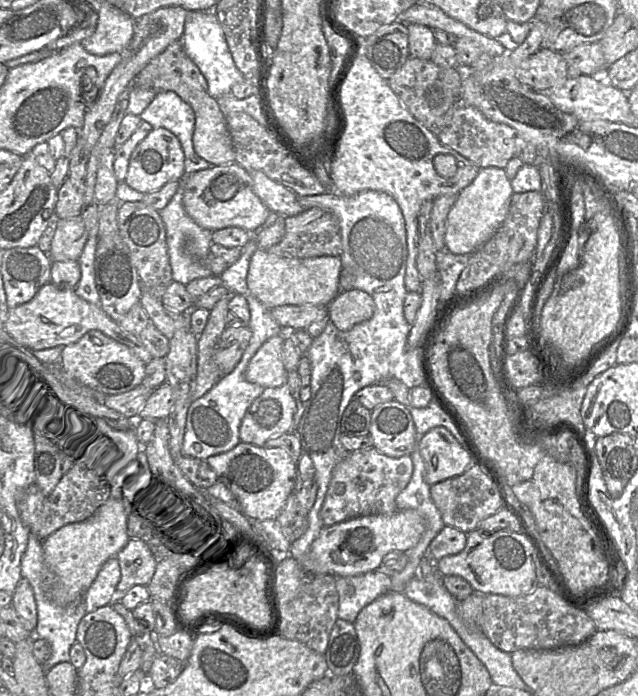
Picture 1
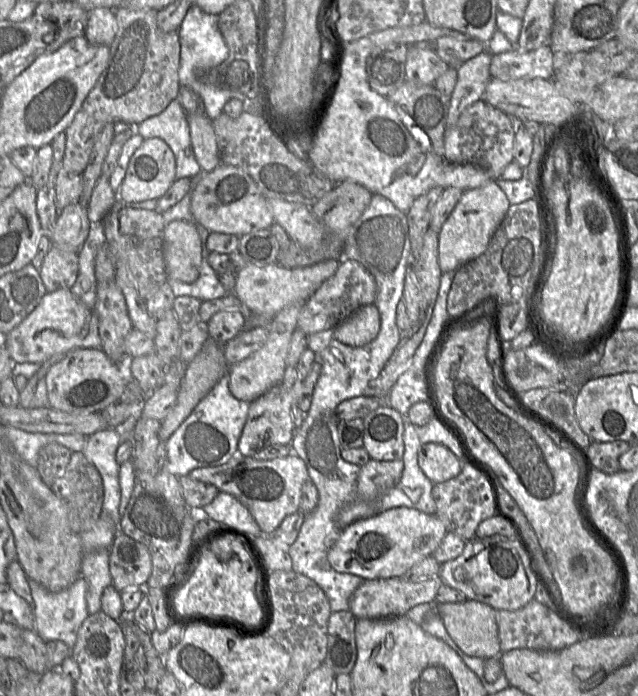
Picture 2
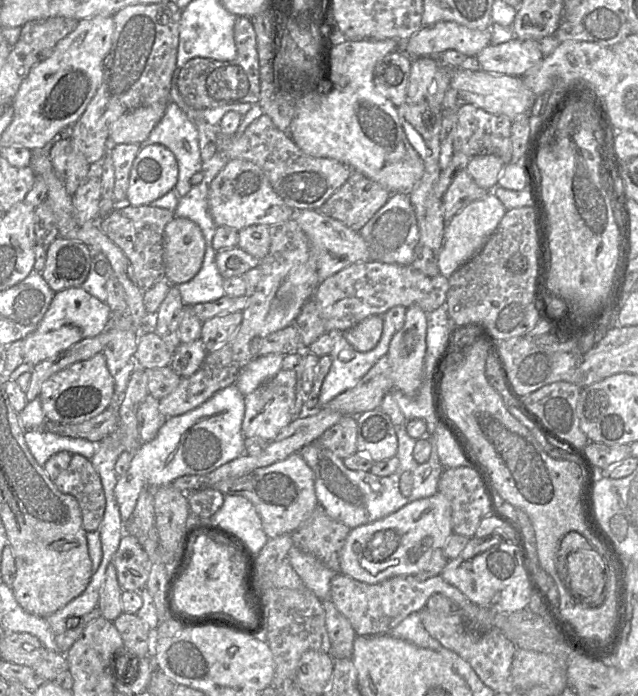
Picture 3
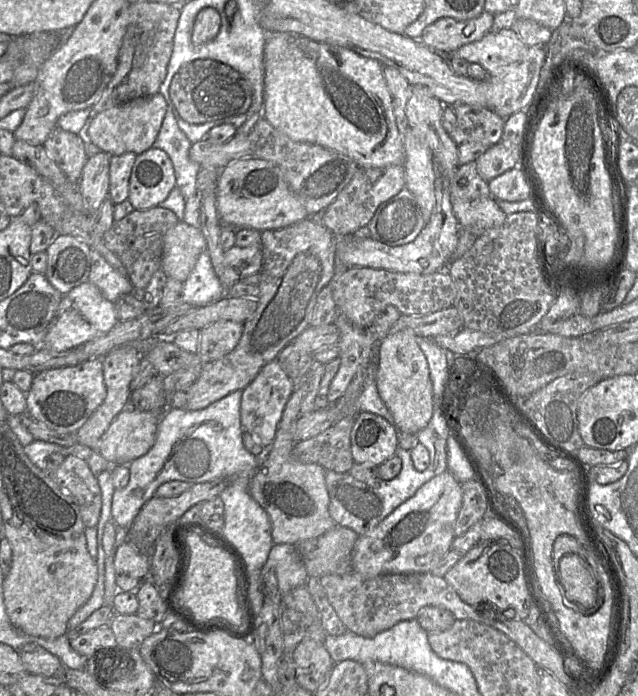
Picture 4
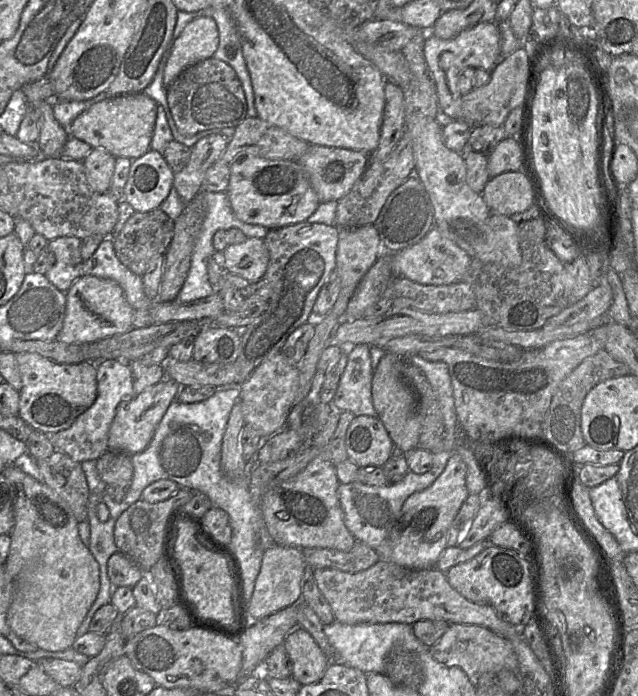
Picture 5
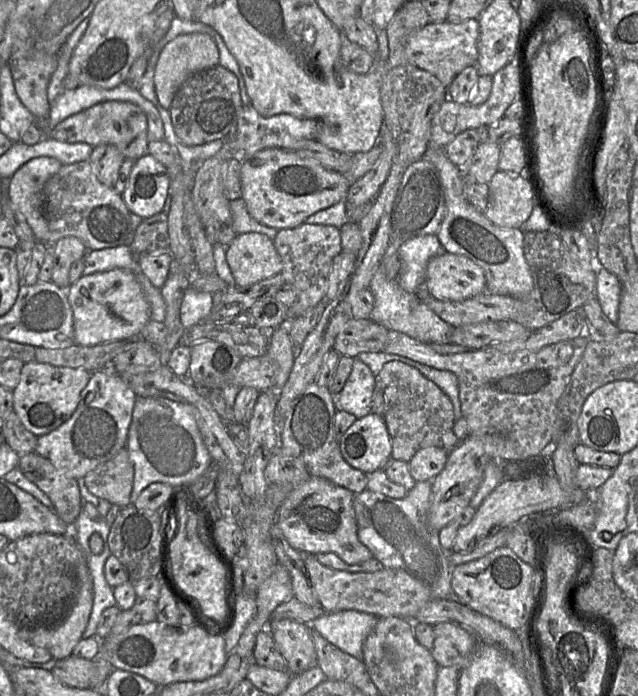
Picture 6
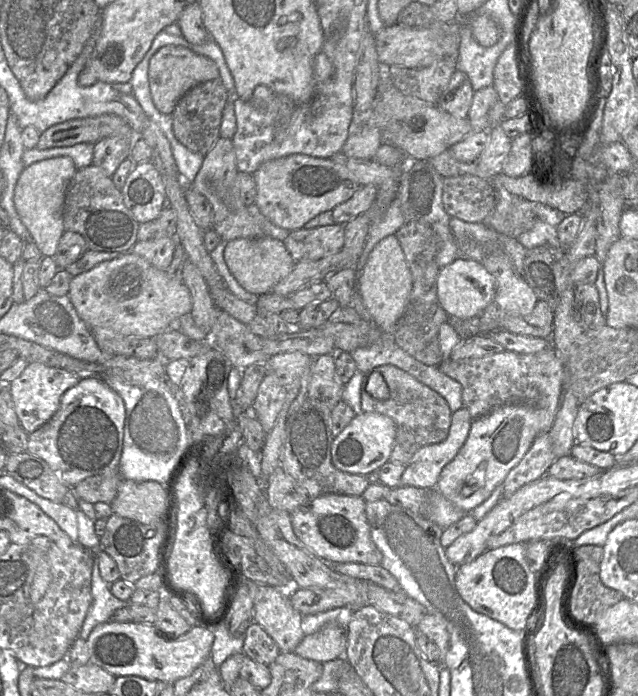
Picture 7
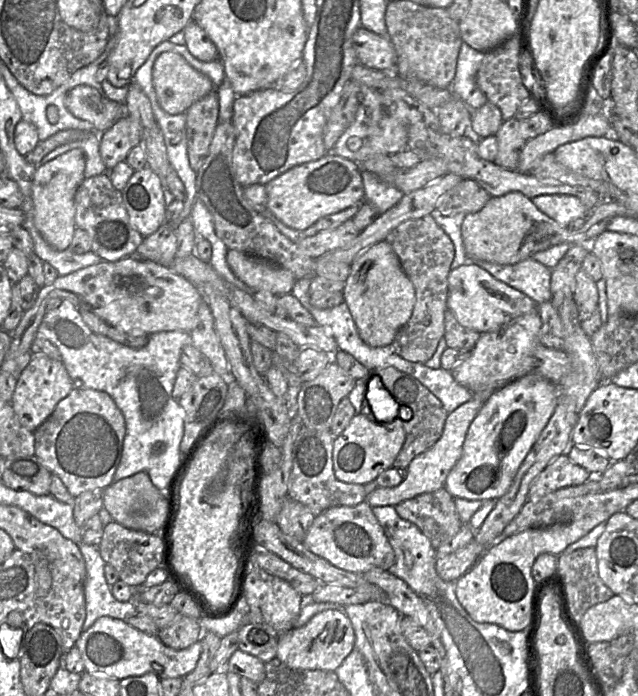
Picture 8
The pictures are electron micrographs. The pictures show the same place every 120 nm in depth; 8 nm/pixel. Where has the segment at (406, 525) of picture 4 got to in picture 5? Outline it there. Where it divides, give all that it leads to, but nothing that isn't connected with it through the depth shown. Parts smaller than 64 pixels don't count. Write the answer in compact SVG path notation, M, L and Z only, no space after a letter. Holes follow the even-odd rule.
M453 453L443 472L428 488L405 500L393 530L375 549L379 560L409 569L435 568L447 547L447 531L468 495L466 464L458 453Z

